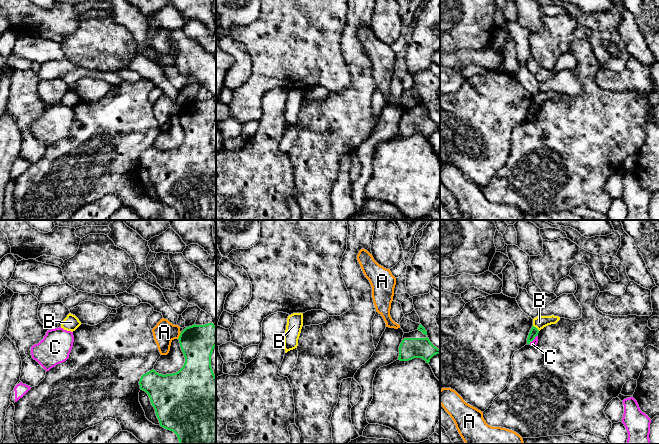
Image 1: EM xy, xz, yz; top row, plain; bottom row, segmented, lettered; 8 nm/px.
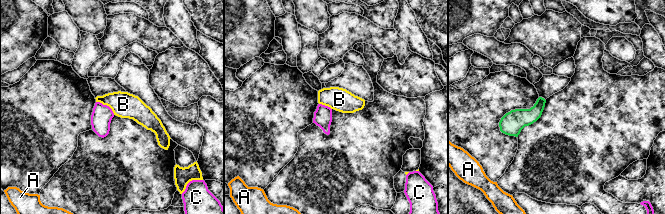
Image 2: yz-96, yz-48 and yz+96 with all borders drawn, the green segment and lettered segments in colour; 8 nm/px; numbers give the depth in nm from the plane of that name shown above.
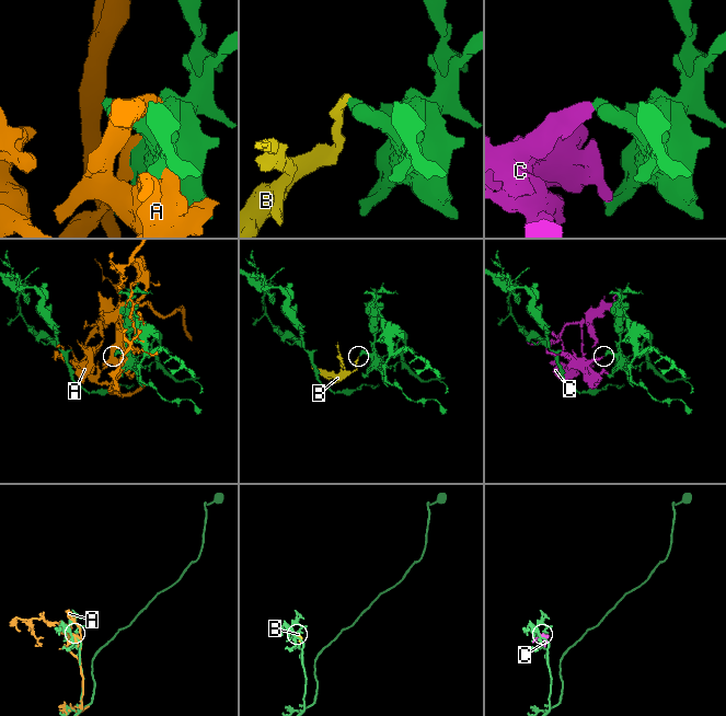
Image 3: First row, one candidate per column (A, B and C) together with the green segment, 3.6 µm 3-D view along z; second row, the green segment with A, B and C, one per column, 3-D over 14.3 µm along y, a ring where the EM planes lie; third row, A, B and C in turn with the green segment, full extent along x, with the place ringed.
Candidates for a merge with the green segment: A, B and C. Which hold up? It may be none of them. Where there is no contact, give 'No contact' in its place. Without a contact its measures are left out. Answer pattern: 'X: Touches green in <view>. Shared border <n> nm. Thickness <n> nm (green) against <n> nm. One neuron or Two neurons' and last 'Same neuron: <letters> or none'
A: Touches green in xy. Shared border 70 nm. Thickness 280 nm (green) against 180 nm. Two neurons
B: Touches green in yz. Shared border 70 nm. Thickness 70 nm (green) against 100 nm. Two neurons
C: Touches green in yz. Shared border 110 nm. Thickness 70 nm (green) against 50 nm. Two neurons
Same neuron: none

